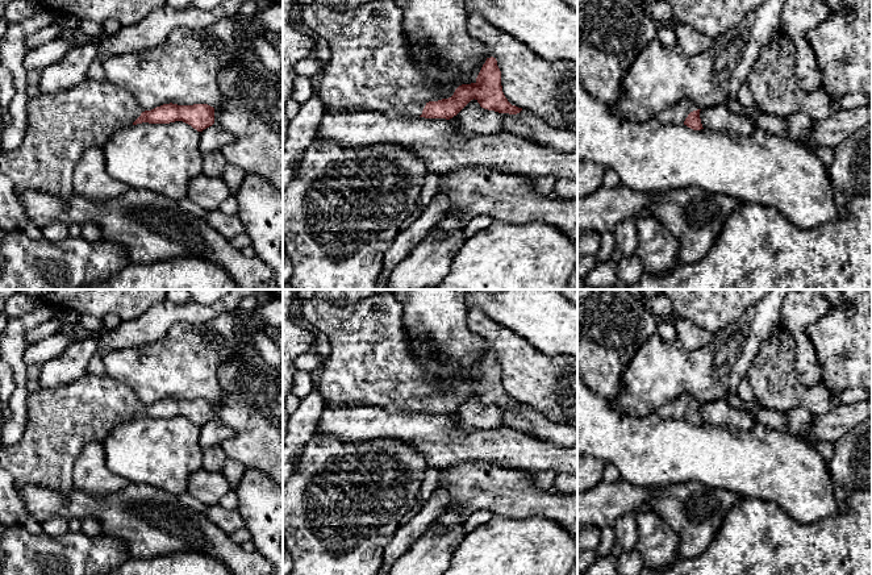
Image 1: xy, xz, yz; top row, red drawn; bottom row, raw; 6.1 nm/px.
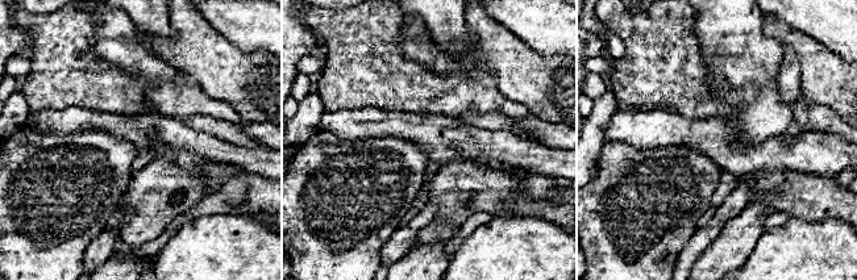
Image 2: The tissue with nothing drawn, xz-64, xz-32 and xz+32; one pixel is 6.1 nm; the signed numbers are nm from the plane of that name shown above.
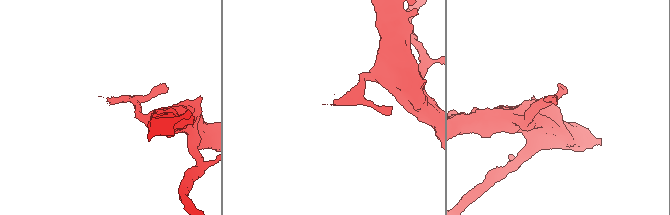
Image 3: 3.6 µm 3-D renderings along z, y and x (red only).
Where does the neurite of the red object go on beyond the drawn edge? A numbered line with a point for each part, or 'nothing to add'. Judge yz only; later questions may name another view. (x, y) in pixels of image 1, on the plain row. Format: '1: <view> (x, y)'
1: yz (676, 409)

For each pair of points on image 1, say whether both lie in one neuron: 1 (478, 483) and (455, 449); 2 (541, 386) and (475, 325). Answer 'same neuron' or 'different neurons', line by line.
1: different neurons
2: same neuron

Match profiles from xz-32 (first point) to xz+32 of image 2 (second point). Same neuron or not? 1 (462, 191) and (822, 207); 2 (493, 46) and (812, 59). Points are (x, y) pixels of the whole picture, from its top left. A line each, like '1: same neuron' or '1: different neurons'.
1: same neuron
2: same neuron

